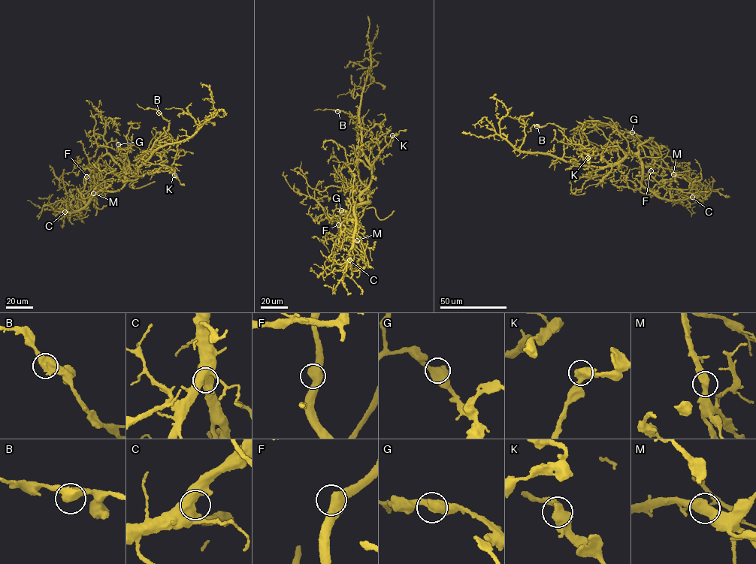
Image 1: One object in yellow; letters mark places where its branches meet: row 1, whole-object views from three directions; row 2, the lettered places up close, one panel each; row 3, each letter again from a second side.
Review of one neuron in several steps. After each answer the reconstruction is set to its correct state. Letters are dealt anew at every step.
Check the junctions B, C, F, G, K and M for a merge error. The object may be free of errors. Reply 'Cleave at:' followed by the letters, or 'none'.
Cleave at: M

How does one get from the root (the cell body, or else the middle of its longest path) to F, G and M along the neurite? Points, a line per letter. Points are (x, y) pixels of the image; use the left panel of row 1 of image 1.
F: (139, 176), (137, 177), (126, 167), (124, 170), (112, 156), (107, 154), (99, 159), (92, 173), (86, 176)
G: (139, 176), (137, 177), (126, 167), (124, 170), (107, 152), (107, 145), (110, 141), (116, 141), (118, 144)
M: (139, 176), (137, 177), (126, 167), (124, 170), (112, 156), (107, 154), (95, 163), (90, 170), (93, 193)

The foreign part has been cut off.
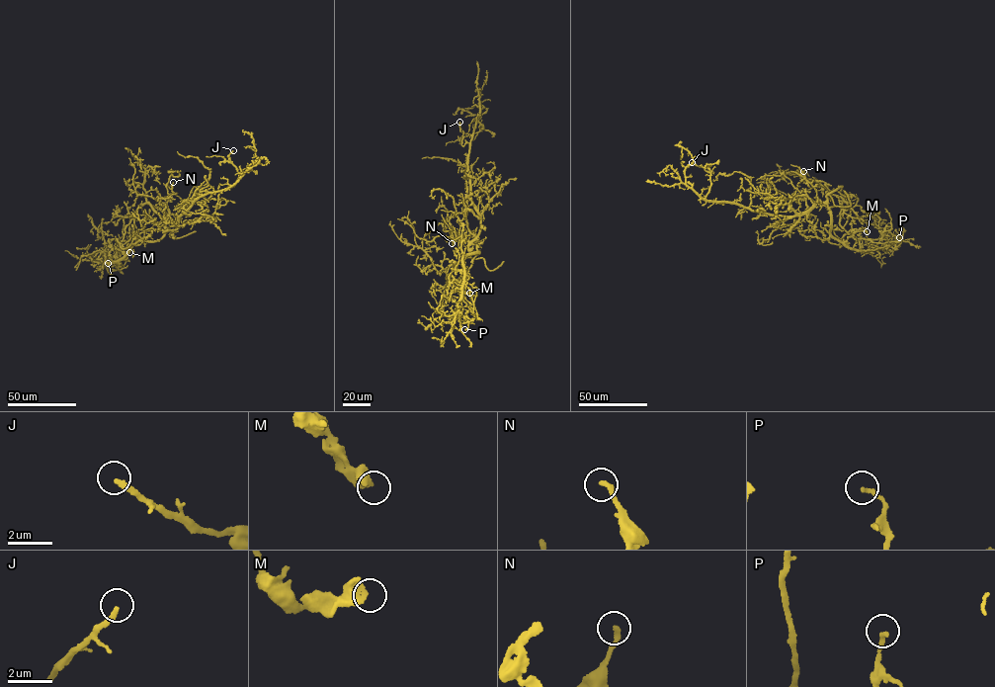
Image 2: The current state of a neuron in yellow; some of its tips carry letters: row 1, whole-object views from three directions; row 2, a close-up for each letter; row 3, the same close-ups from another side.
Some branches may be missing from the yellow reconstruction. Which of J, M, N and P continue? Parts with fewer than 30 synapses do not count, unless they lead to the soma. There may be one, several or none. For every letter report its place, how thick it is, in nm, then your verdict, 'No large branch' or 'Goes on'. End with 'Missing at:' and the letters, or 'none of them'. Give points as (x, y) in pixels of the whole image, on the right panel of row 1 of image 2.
J: Place: (692, 162). Thickness 240 nm. No large branch
M: Place: (867, 231). Thickness 460 nm. No large branch
N: Place: (803, 171). Thickness 200 nm. No large branch
P: Place: (899, 237). Thickness 180 nm. No large branch
Missing at: none of them

